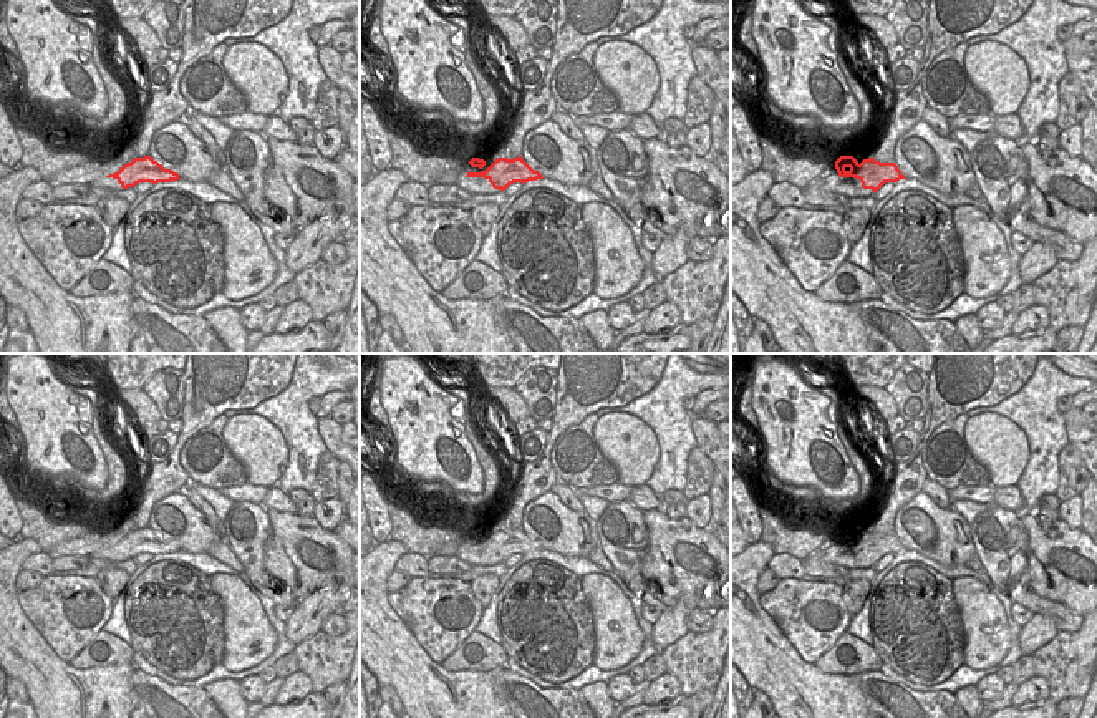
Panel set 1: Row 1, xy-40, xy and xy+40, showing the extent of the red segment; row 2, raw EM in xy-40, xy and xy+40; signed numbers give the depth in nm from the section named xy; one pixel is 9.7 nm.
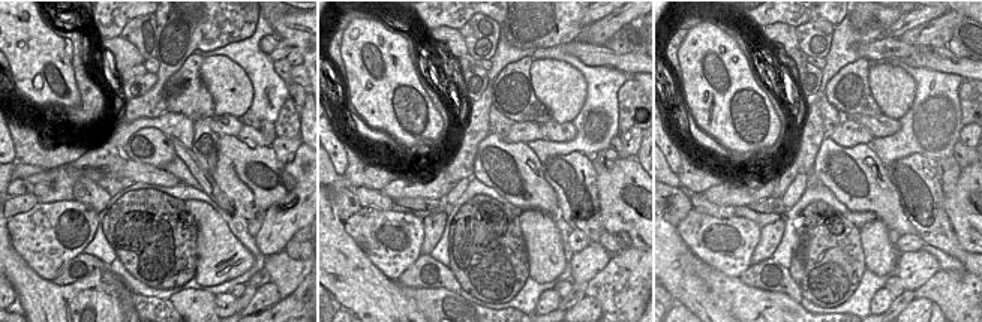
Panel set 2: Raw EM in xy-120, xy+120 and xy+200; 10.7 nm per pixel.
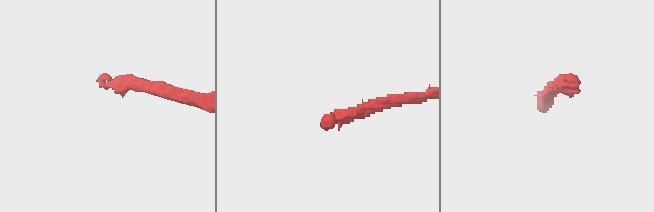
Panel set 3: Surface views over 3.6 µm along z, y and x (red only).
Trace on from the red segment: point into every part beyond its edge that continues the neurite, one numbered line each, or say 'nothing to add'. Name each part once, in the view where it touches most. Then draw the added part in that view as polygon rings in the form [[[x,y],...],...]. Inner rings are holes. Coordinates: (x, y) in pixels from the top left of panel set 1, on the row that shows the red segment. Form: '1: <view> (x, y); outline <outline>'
1: xy+40 (829, 179); outline [[[830,166],[820,172],[820,176],[812,184],[848,197],[867,197],[875,194],[872,189],[863,189],[860,179],[840,177],[837,169]]]

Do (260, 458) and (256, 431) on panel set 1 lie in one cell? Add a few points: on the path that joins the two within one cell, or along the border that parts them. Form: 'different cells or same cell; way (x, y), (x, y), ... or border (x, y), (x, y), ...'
same cell; way (260, 451), (256, 438)

